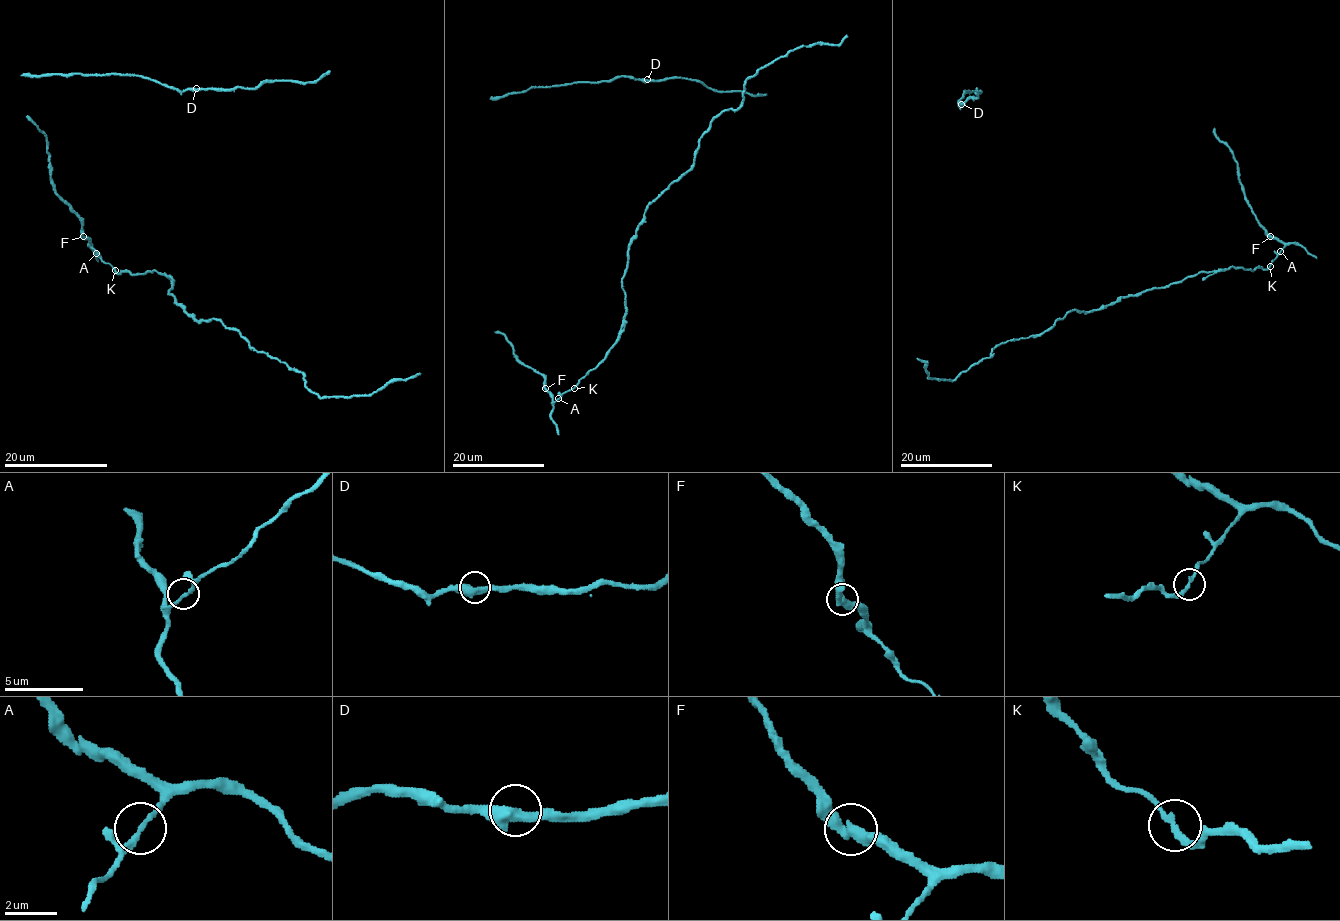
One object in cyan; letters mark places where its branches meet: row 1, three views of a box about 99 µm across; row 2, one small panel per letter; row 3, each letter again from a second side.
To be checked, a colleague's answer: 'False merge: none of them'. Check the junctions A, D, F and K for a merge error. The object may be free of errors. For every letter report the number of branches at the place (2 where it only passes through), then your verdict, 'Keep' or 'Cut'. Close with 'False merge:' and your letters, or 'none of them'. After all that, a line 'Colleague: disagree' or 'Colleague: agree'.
A: Branches: 2. Keep
D: Branches: 2. Keep
F: Branches: 2. Keep
K: Branches: 2. Keep
False merge: none of them
Colleague: agree

